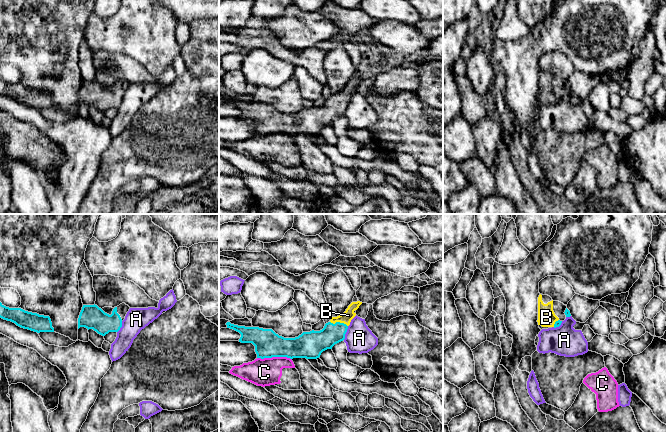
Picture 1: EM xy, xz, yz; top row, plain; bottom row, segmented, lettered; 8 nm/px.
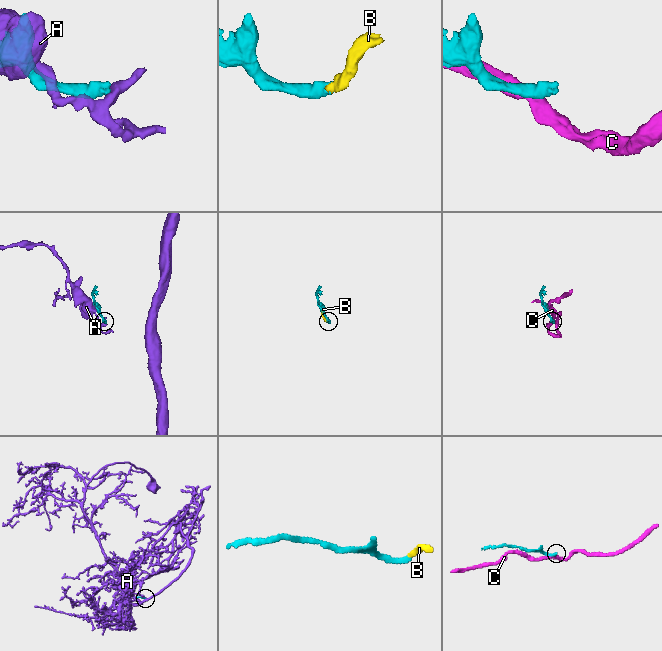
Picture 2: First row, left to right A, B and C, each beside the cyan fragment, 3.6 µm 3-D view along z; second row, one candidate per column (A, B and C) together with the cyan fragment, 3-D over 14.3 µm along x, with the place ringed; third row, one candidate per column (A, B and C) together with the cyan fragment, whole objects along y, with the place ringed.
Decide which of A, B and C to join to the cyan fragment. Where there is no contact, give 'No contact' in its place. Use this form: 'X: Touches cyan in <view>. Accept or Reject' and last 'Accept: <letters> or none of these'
A: Touches cyan in xz. Reject
B: Touches cyan in xz. Accept
C: Touches cyan in xz. Reject
Accept: B

